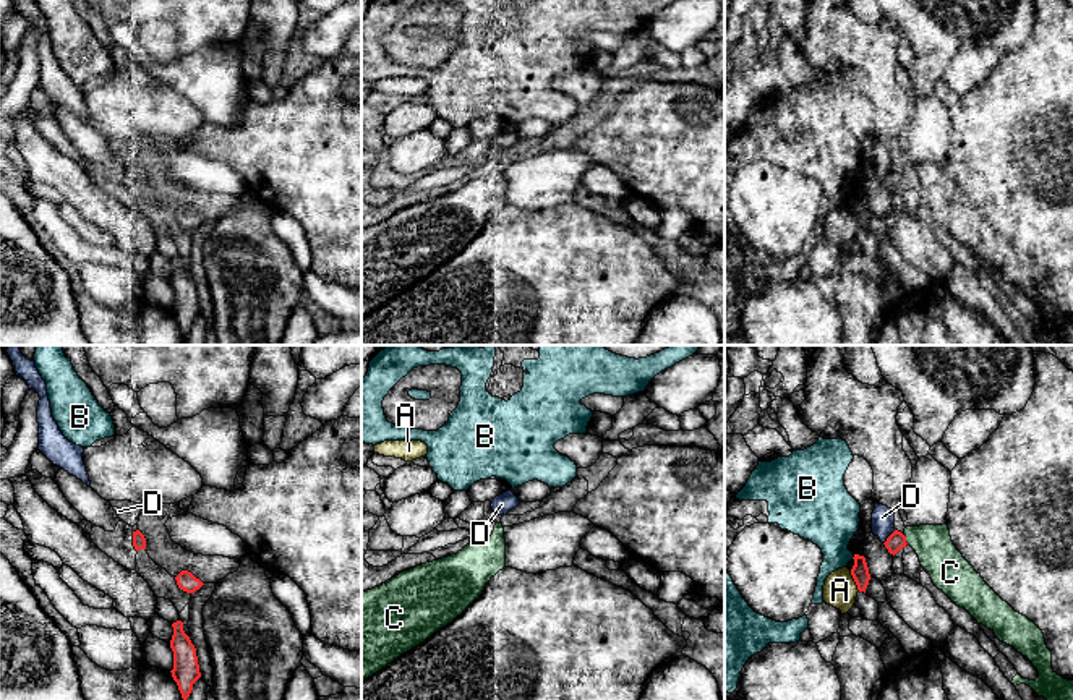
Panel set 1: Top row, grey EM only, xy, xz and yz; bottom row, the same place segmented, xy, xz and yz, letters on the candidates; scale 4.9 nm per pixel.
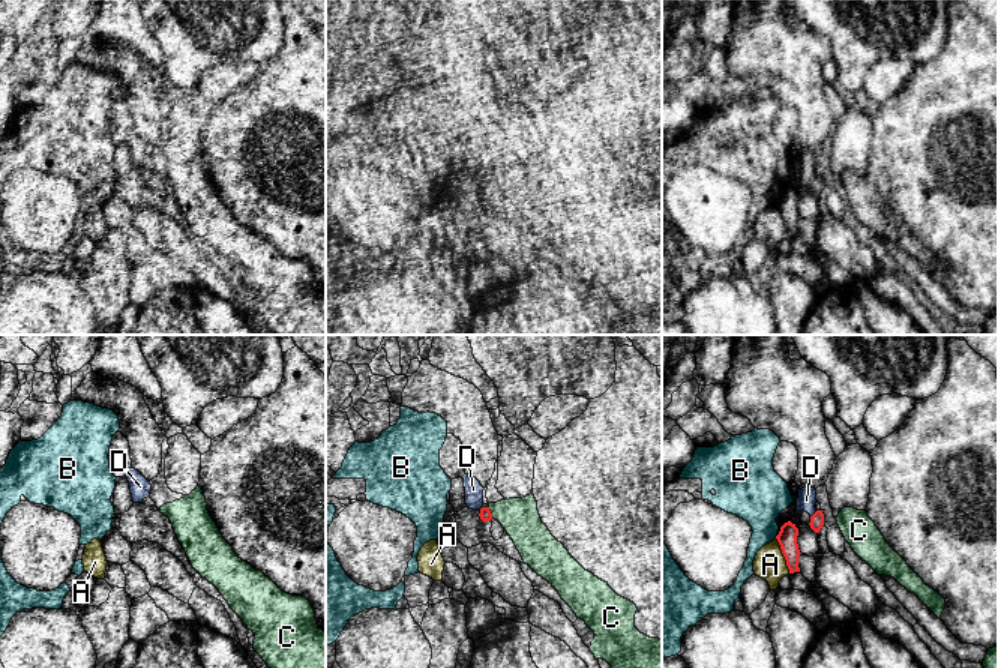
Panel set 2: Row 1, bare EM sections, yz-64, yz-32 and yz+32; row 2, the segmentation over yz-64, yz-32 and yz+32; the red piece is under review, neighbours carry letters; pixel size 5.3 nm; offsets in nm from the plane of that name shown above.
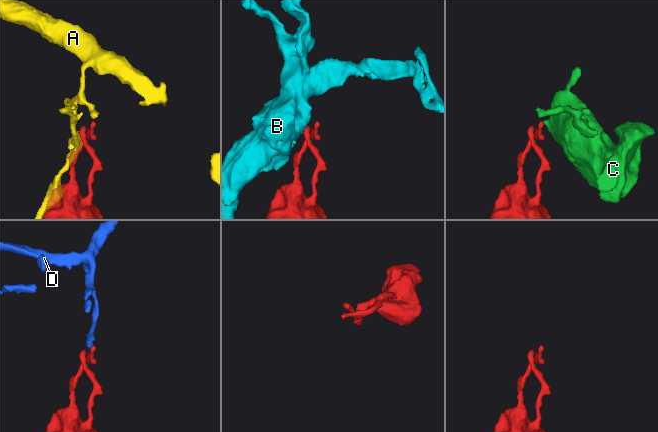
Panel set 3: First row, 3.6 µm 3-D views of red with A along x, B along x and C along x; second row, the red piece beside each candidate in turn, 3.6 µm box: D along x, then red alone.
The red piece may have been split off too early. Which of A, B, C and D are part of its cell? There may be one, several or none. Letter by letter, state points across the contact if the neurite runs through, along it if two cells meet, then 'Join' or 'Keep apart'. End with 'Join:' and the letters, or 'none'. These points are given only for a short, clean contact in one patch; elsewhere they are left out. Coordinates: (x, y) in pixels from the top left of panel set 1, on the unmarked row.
A: Keep apart
B: Keep apart
C: Keep apart
D: Keep apart
Join: none

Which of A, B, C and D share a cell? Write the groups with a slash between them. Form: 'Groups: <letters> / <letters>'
Groups: A / B / C / D

